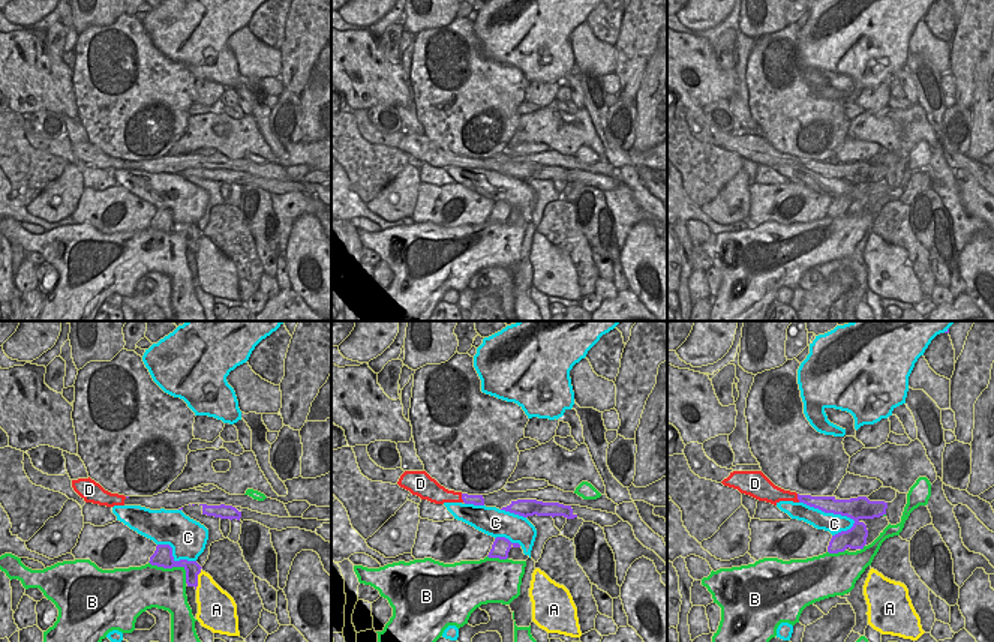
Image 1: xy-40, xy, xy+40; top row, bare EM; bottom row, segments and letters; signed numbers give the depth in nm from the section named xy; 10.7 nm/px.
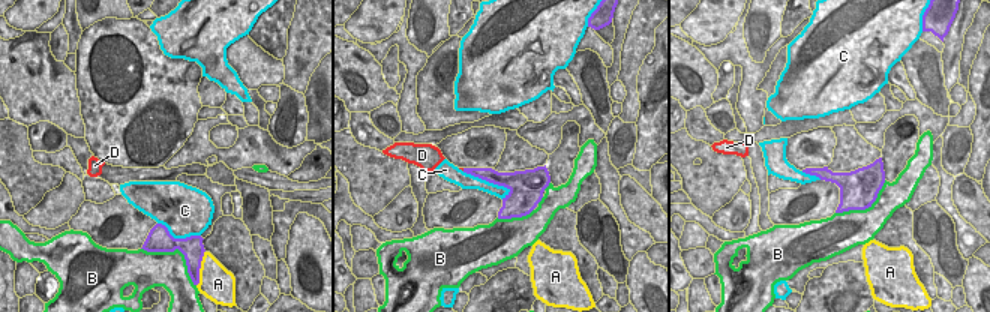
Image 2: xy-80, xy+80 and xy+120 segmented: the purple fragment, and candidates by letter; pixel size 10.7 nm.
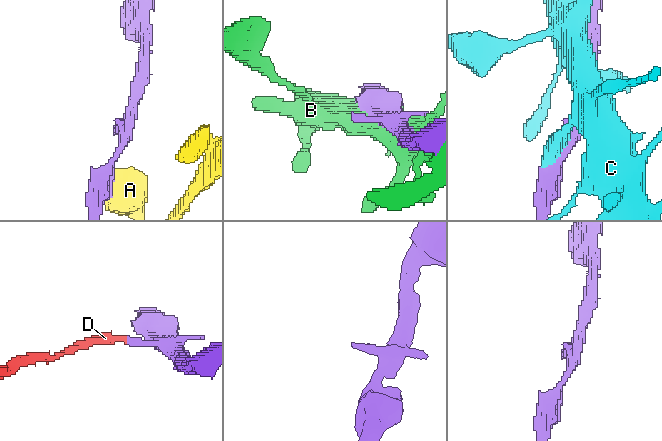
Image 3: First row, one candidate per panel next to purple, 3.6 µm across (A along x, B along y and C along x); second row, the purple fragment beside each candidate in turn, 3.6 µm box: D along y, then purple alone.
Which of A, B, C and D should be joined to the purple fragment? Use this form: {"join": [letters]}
{"join": []}

